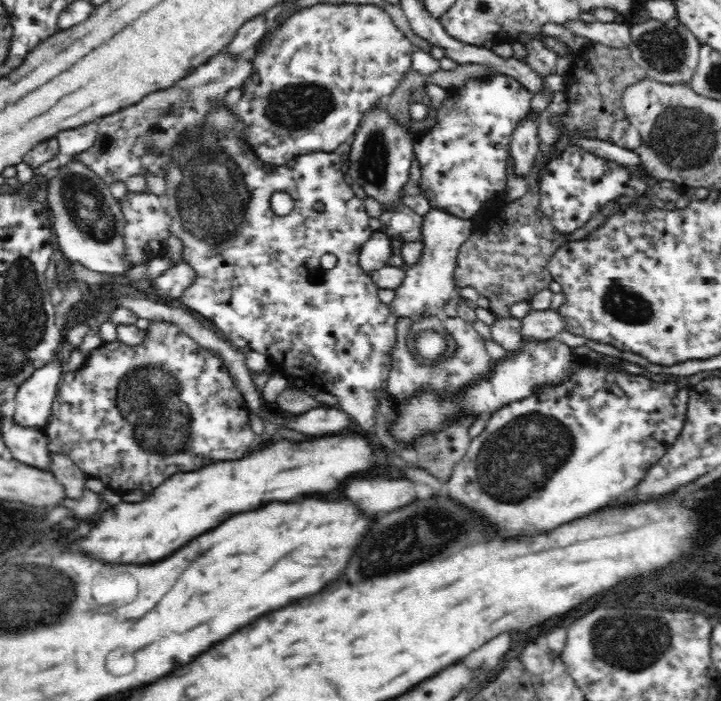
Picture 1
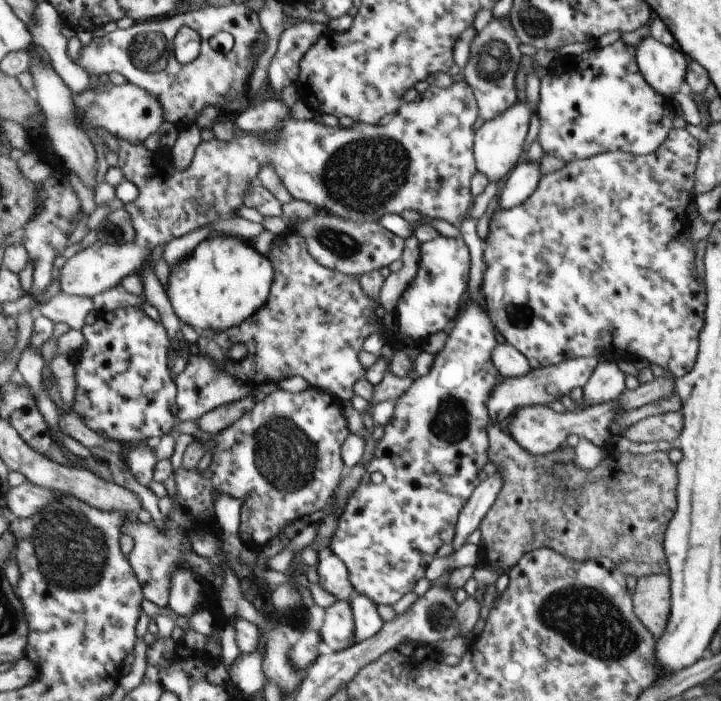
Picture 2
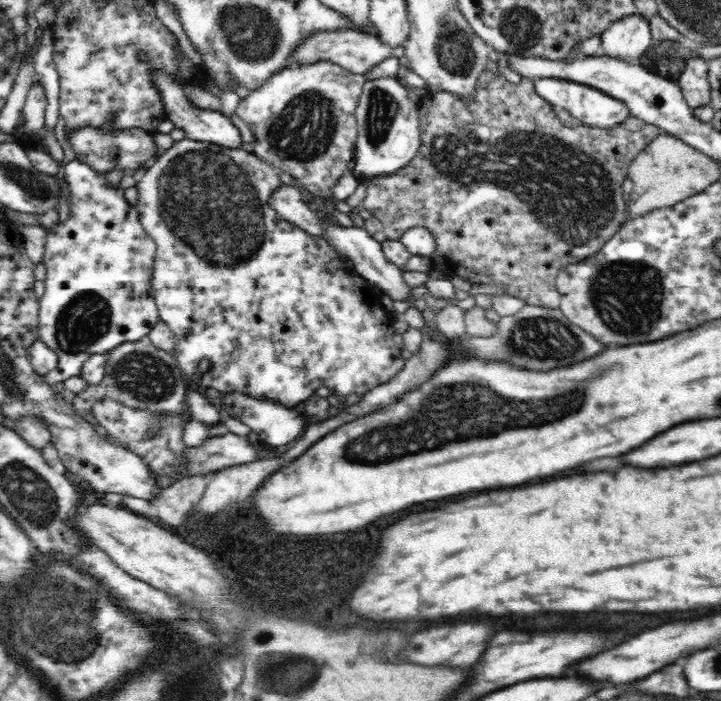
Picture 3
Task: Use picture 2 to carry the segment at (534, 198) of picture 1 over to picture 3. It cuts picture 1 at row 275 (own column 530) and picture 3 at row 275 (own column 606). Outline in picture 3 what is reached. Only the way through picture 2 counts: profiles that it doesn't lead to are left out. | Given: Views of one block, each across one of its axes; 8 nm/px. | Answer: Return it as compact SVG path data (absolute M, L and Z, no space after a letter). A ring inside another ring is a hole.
M486 69L479 79L479 84L474 96L468 101L464 101L461 105L457 98L450 97L448 94L434 94L427 92L421 93L418 98L418 116L421 132L421 148L403 169L398 173L391 174L386 177L362 177L359 183L366 184L366 196L361 202L364 215L374 215L382 222L385 236L390 241L399 241L400 236L408 229L418 227L428 229L435 236L436 250L433 251L430 260L432 266L440 273L448 278L458 277L460 280L465 278L472 284L482 284L490 282L494 284L507 284L509 288L504 294L515 296L524 300L526 305L548 307L549 309L558 309L560 306L560 293L555 287L555 275L558 270L564 268L566 264L578 263L588 258L590 255L596 254L602 250L604 243L620 230L620 226L628 220L627 205L622 190L622 183L628 178L629 166L633 161L633 157L647 146L648 142L654 138L658 130L653 125L632 117L628 114L626 120L617 123L614 127L606 128L590 128L581 122L575 127L566 127L556 117L556 108L552 107L544 98L541 98L534 90L535 82L528 78L522 78L519 84L508 82L504 77L495 70ZM478 122L488 122L490 128L490 138L480 142L478 138L474 138L472 130Z

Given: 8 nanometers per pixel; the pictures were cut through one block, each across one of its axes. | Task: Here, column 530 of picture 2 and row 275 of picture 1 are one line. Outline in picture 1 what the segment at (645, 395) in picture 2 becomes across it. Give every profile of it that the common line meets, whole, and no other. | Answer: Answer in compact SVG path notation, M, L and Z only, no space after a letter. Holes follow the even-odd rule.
M431 208L423 217L421 243L423 246L420 260L405 271L402 284L395 290L395 297L390 302L391 311L397 318L420 320L424 316L434 316L444 302L457 295L454 283L454 270L458 250L472 234L472 223L469 220L453 217L444 210Z

